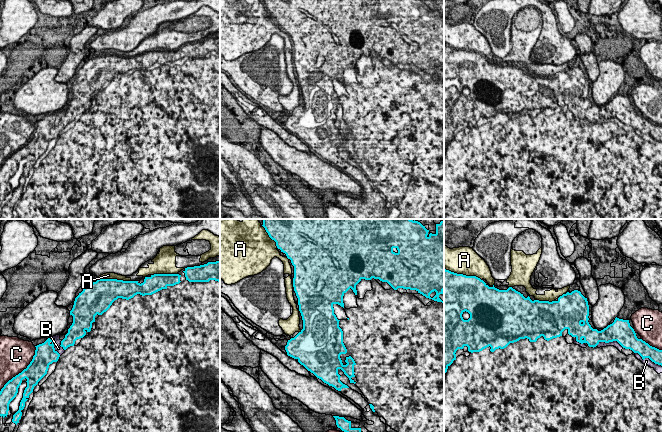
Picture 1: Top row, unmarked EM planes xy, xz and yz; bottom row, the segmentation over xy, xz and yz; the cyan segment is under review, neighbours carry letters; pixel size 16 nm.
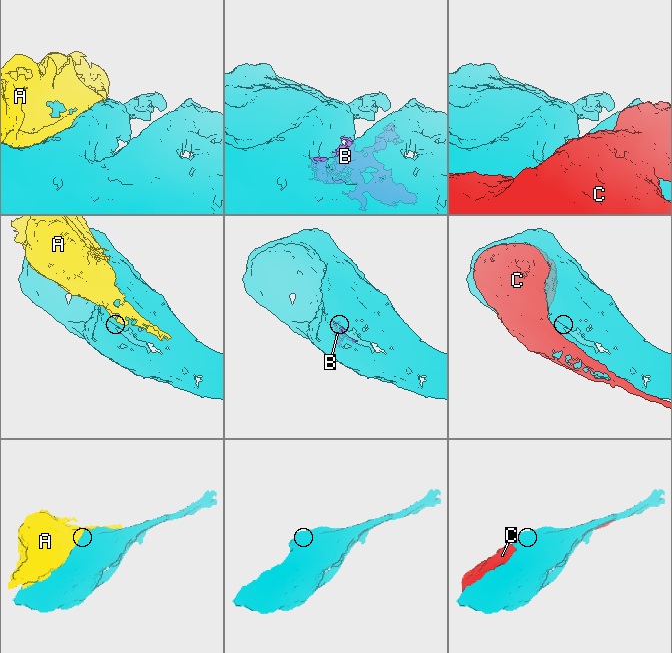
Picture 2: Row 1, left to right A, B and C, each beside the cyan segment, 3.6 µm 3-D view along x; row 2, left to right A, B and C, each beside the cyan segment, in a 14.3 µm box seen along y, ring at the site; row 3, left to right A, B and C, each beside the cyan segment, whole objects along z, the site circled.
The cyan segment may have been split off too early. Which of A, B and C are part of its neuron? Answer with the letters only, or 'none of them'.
B

